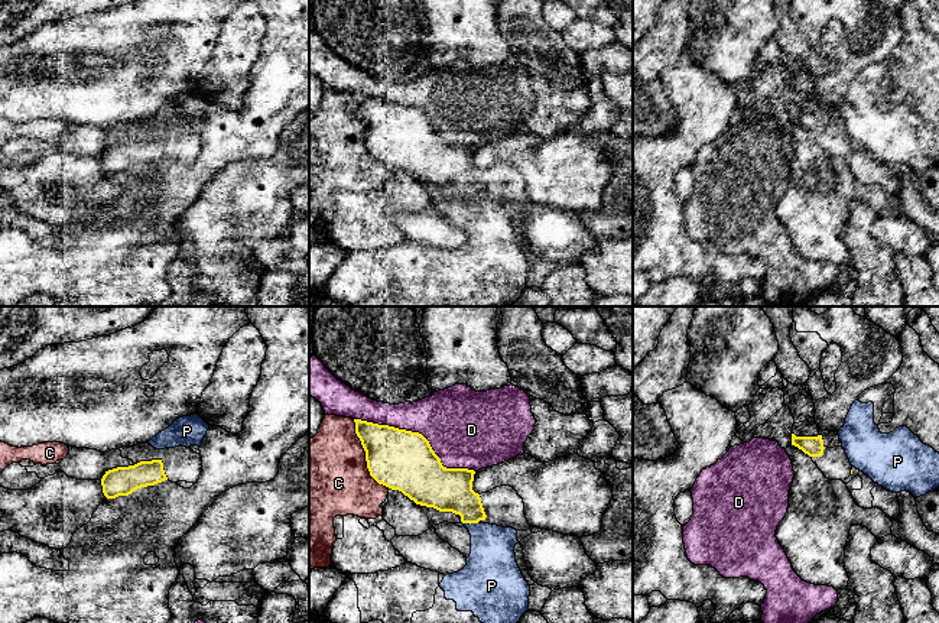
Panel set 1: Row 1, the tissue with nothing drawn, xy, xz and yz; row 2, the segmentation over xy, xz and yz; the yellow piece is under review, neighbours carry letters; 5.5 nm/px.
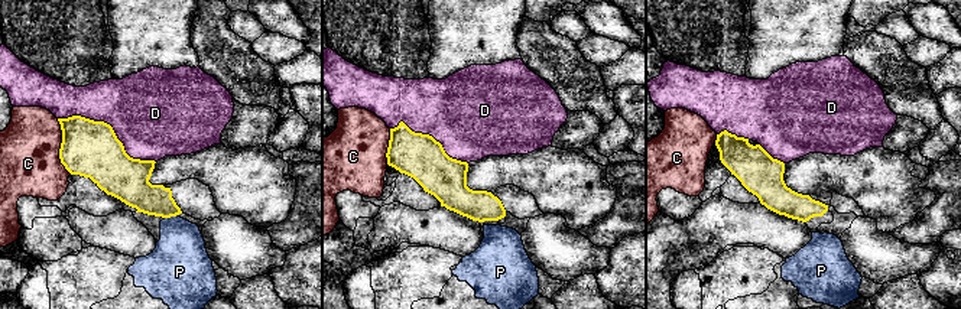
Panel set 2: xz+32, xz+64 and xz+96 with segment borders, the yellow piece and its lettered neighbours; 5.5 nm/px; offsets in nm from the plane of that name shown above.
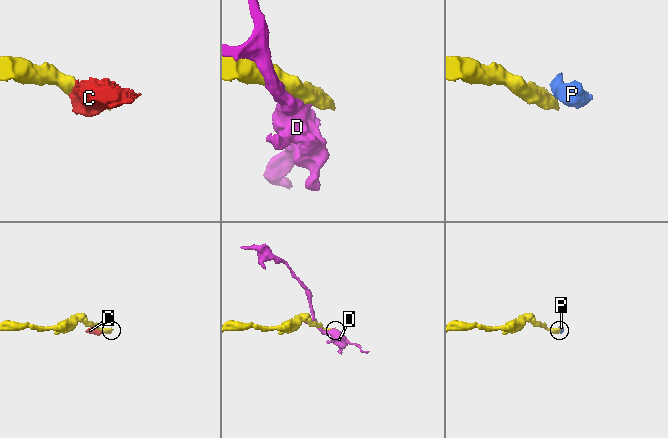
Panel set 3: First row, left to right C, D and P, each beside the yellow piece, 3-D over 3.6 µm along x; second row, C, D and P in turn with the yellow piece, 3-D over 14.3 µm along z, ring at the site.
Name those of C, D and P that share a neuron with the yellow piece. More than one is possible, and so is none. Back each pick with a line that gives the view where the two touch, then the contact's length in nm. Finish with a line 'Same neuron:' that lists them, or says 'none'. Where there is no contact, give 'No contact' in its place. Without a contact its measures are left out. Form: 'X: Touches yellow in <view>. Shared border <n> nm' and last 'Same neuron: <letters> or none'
Same neuron: none

